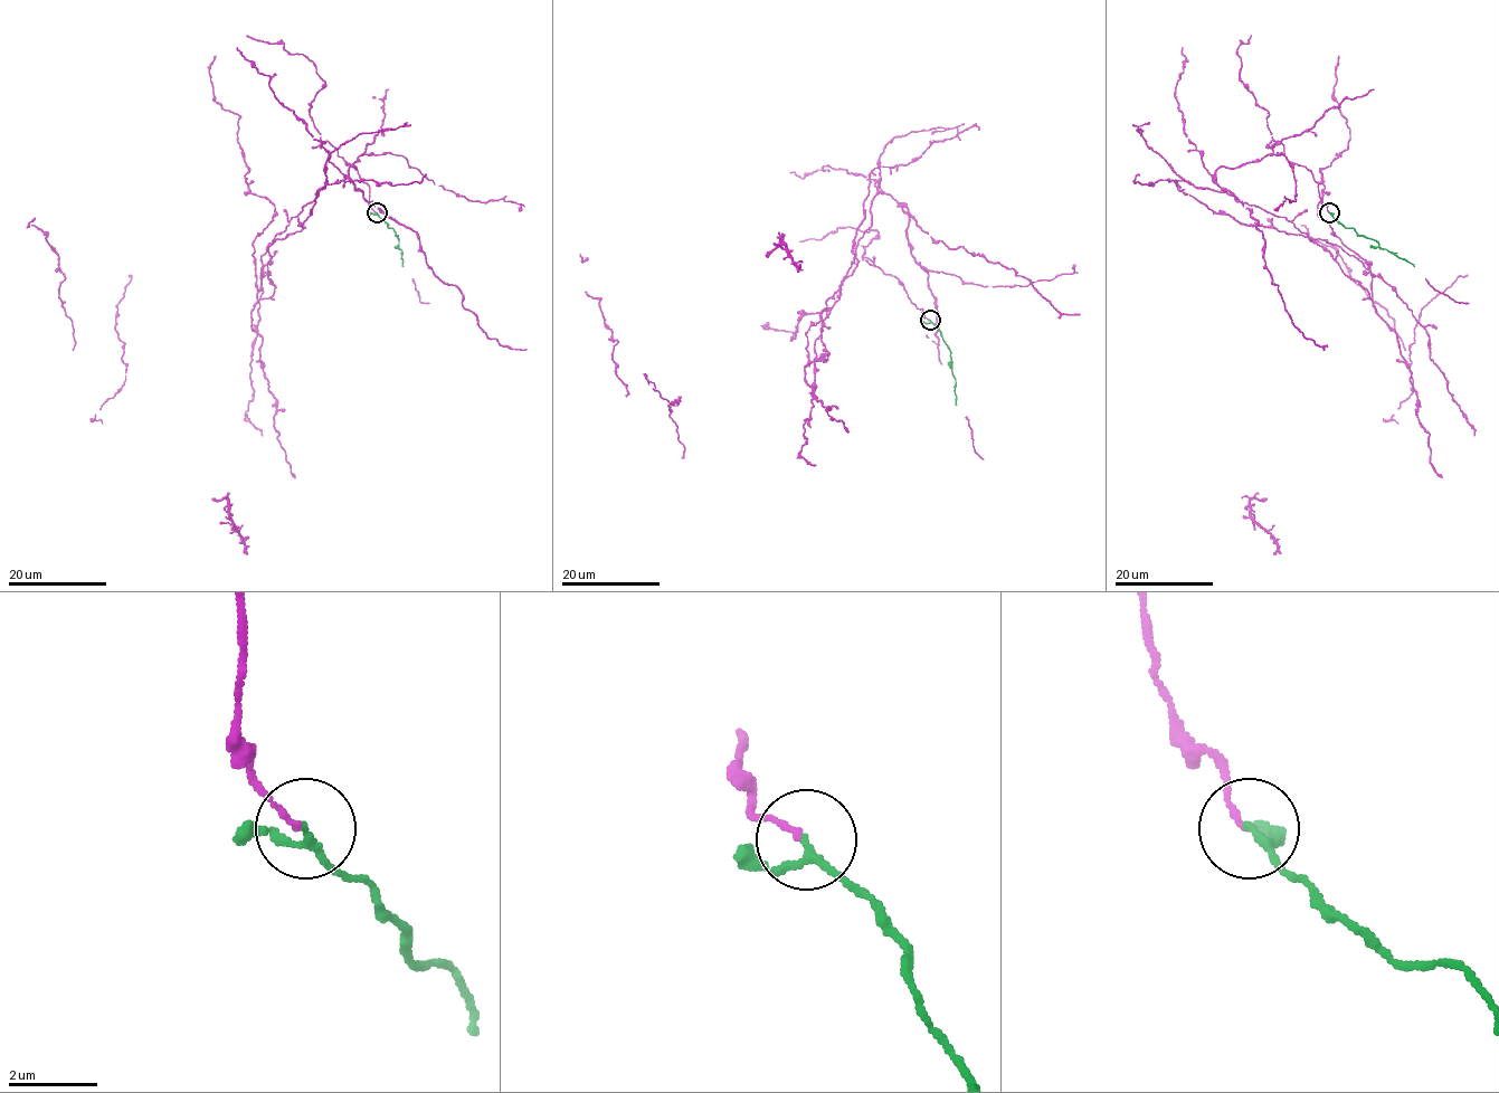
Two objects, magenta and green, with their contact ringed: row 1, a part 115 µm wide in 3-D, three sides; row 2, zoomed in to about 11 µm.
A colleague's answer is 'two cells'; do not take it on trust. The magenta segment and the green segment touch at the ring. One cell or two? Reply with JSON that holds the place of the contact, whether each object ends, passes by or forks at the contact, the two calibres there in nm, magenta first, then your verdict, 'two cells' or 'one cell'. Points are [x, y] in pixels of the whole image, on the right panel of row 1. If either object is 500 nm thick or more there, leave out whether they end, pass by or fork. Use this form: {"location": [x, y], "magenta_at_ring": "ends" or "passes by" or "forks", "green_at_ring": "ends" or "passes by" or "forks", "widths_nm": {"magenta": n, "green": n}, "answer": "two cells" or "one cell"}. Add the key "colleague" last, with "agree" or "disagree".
{"location": [1329, 212], "magenta_at_ring": "ends", "green_at_ring": "passes by", "widths_nm": {"magenta": 120, "green": 150}, "answer": "one cell", "colleague": "disagree"}

